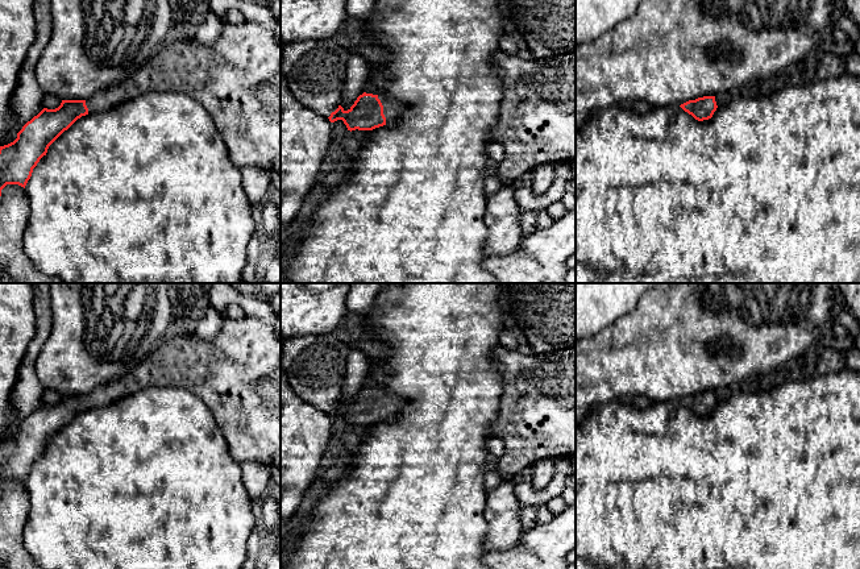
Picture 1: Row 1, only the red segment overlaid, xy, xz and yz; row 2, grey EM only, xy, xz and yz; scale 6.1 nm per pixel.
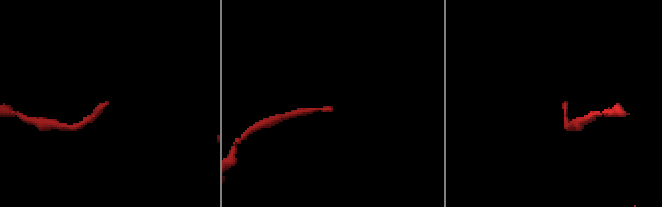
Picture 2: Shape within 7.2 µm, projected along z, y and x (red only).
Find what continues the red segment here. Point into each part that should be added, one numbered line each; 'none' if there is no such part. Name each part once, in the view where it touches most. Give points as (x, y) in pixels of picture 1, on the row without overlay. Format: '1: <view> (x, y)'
1: xz (391, 403)

